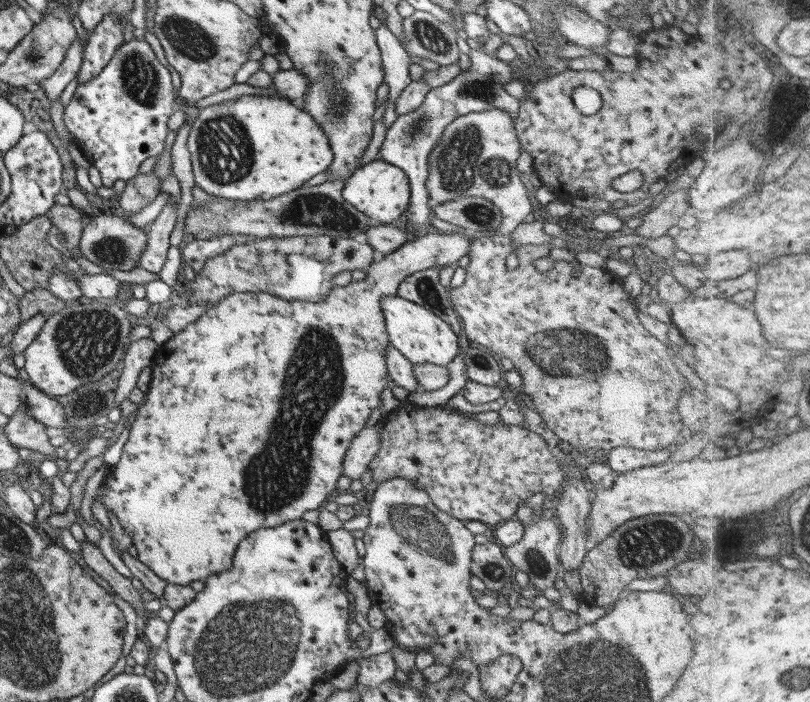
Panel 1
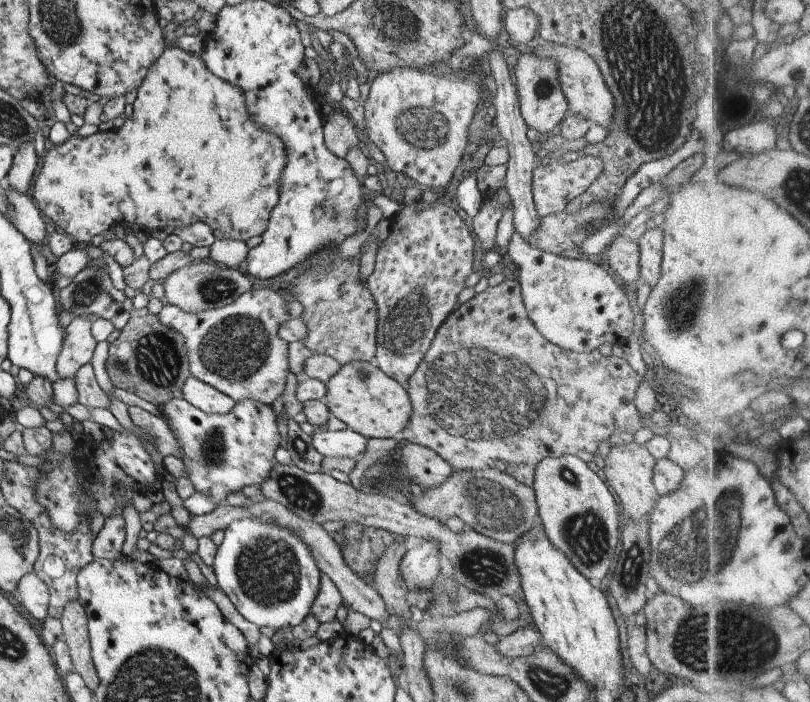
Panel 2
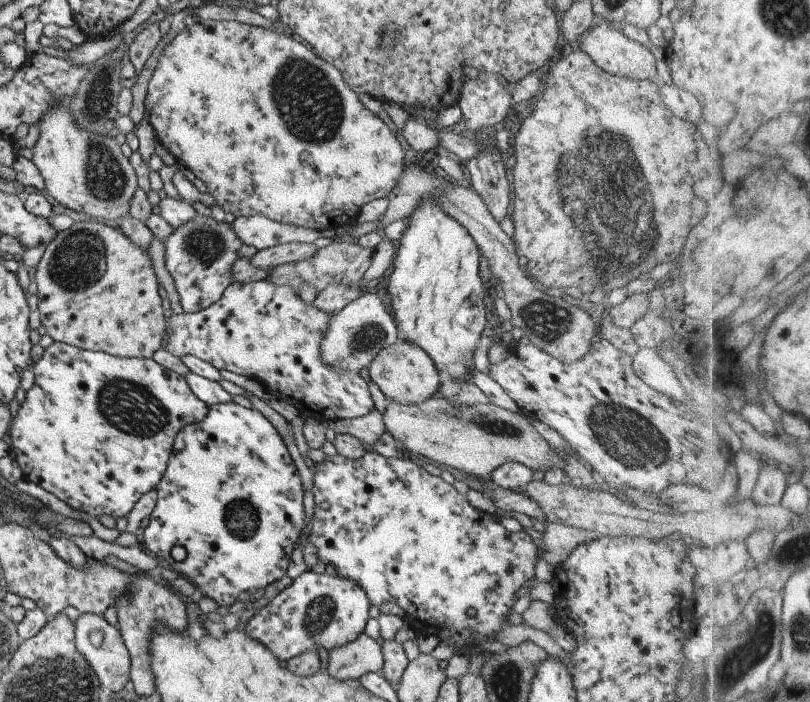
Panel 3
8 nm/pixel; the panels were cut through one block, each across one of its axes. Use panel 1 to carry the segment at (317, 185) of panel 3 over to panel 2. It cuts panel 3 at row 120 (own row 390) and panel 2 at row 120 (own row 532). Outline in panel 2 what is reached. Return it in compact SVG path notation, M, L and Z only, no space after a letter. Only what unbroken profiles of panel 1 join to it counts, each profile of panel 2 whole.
M168 22L164 27L163 34L166 34L166 39L164 40L163 52L157 60L153 61L143 80L136 88L135 100L128 107L127 117L121 127L113 128L109 132L100 132L98 130L85 138L71 135L62 144L51 146L49 151L44 154L43 165L40 172L37 172L37 176L35 176L35 182L33 182L32 200L40 210L43 218L46 221L53 222L59 230L63 230L65 234L68 234L76 245L85 246L89 244L95 234L106 234L109 227L114 228L117 225L126 226L134 232L151 235L153 231L157 232L163 229L186 227L193 223L203 223L211 229L215 239L242 242L251 238L251 236L261 236L265 230L269 213L278 199L280 172L286 163L286 152L283 143L278 136L273 136L254 125L254 122L250 120L250 116L247 114L244 98L239 88L235 88L218 76L211 74L199 55L188 54L175 46L171 46L171 43L175 40L173 31L177 26L173 22Z

